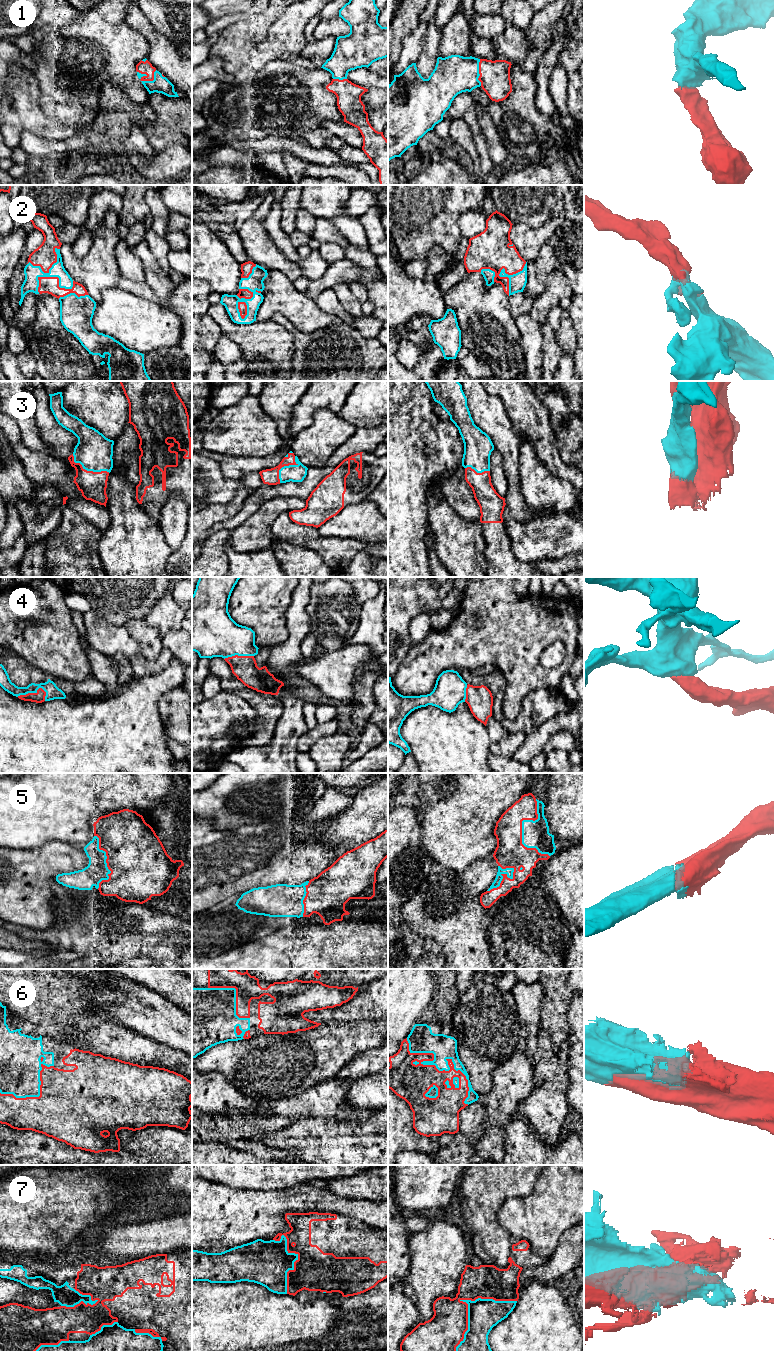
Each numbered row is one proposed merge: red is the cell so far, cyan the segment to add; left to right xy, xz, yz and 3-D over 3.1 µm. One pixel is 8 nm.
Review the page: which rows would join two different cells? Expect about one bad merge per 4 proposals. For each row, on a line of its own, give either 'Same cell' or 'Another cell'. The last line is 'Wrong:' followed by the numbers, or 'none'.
1: Same cell
2: Same cell
3: Same cell
4: Same cell
5: Same cell
6: Same cell
7: Another cell
Wrong: 7

